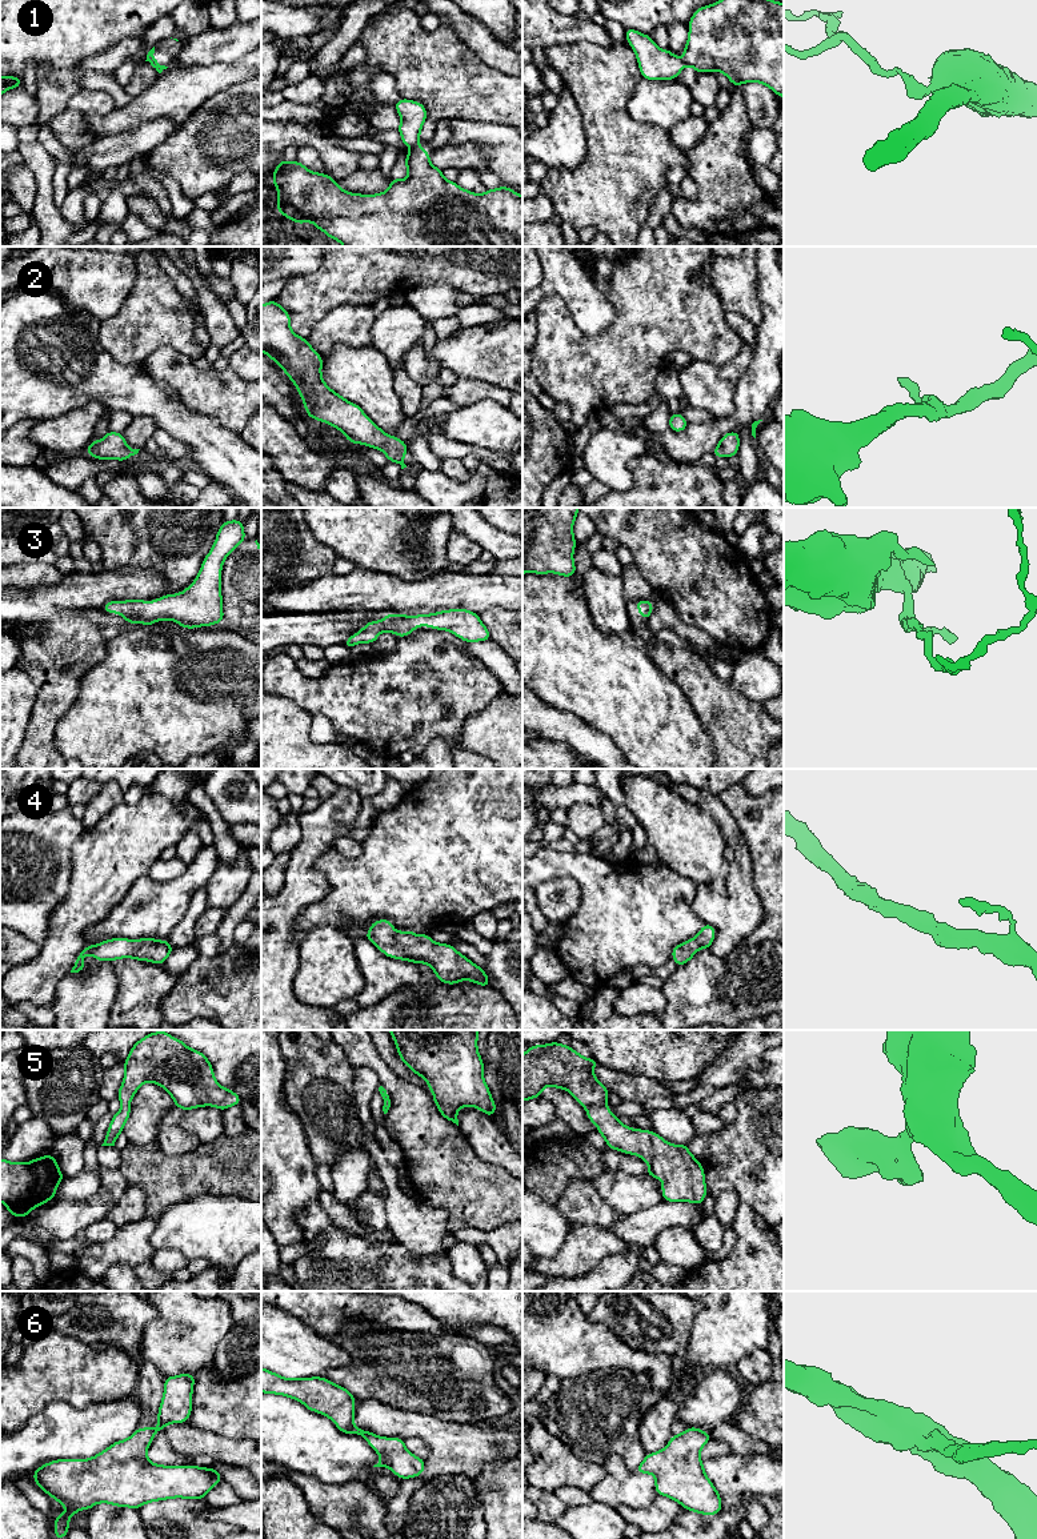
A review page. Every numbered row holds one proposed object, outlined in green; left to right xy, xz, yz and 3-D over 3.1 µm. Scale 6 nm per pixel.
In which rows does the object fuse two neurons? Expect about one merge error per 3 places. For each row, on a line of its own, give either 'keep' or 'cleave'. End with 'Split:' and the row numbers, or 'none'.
1: cleave
2: keep
3: keep
4: keep
5: keep
6: keep
Split: 1

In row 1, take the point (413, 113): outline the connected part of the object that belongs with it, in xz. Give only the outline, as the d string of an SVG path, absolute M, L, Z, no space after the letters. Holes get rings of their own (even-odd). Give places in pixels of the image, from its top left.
M400 99L393 107L401 117L397 131L403 144L411 148L417 147L421 141L420 131L427 120L427 108L419 101L407 99Z

